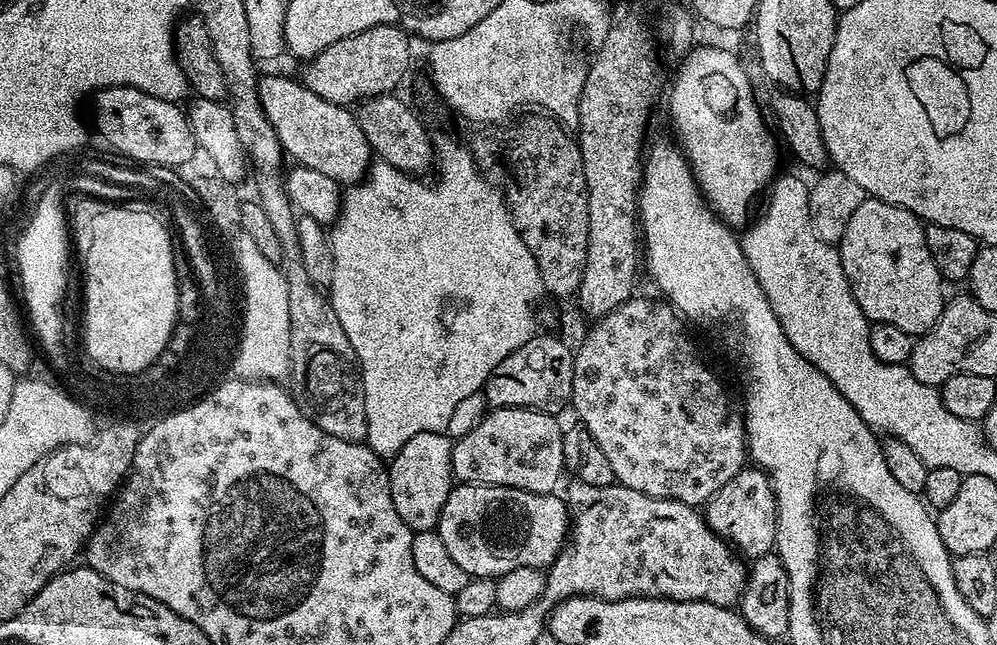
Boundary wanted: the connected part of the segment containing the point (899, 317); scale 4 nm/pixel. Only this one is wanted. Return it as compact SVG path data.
M866 198L862 206L854 210L846 226L846 234L842 234L840 239L838 251L854 298L858 306L862 306L869 321L898 326L913 334L929 332L938 322L946 303L946 295L944 296L946 284L926 246L924 230L925 225L914 213L902 206L894 206L890 202Z

